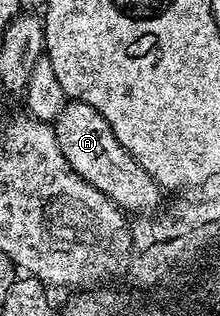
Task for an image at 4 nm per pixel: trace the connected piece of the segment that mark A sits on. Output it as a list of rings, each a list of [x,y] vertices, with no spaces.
[[[70,100],[52,121],[56,142],[60,142],[62,159],[66,168],[76,170],[84,182],[96,186],[126,214],[150,214],[158,204],[160,189],[148,170],[134,160],[133,154],[116,138],[112,126],[92,106],[79,100]]]

